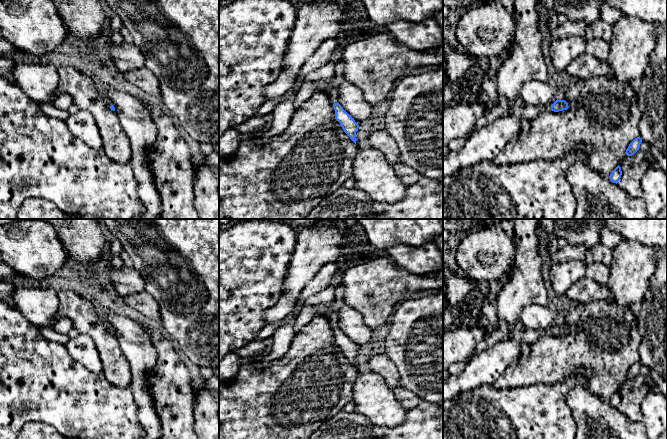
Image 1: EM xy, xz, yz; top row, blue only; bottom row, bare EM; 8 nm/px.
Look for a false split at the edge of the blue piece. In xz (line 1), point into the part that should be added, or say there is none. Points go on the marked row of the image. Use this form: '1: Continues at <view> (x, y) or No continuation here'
1: Continues at xz (338, 77)

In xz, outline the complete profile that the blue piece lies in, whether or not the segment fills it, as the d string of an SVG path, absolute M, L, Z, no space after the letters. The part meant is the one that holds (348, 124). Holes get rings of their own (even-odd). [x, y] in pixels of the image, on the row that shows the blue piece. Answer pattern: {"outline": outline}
{"outline": "M341 58L335 64L334 76L330 80L330 88L328 94L330 96L331 102L333 103L333 108L335 110L335 119L340 123L344 132L350 137L350 139L356 144L356 132L358 131L359 125L355 122L343 107L337 102L338 97L338 86L345 79L343 74L344 62Z"}

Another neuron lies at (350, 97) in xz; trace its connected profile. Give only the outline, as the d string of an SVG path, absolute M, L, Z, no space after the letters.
M344 79L338 86L337 102L358 125L371 126L375 123L372 116L373 105L368 103L362 90Z

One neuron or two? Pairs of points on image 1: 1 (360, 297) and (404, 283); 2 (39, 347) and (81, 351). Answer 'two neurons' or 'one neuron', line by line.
1: one neuron
2: two neurons

